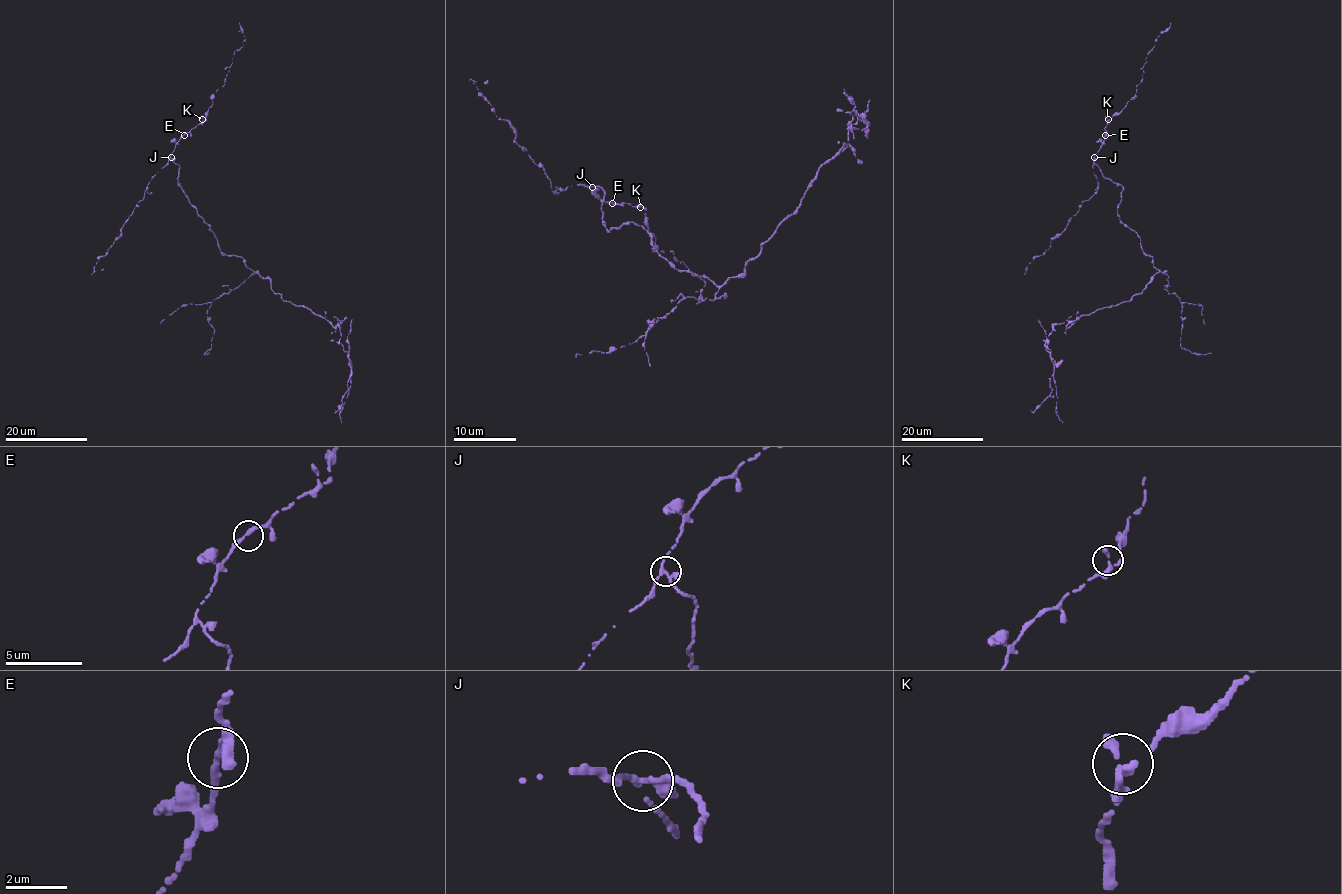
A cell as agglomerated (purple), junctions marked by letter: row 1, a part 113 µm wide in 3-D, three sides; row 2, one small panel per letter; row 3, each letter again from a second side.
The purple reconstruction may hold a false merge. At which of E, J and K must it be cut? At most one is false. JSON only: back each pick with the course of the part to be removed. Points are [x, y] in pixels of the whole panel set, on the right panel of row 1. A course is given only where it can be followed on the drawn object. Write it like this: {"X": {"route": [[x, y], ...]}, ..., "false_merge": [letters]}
{"J": {"route": [[1094, 157], [1123, 189], [1120, 220], [1158, 271], [1130, 301], [1053, 327], [1044, 344], [1052, 392], [1030, 410]]}, "false_merge": ["J"]}

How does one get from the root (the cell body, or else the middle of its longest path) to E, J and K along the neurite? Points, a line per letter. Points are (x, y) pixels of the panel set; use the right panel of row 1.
E: (1140, 245), (1140, 238), (1117, 213), (1123, 187), (1106, 178), (1094, 163), (1105, 135)
J: (1140, 245), (1140, 238), (1120, 220), (1117, 213), (1123, 187), (1104, 176), (1094, 163), (1094, 157)
K: (1140, 245), (1140, 238), (1117, 213), (1123, 187), (1106, 178), (1094, 163), (1108, 119)

